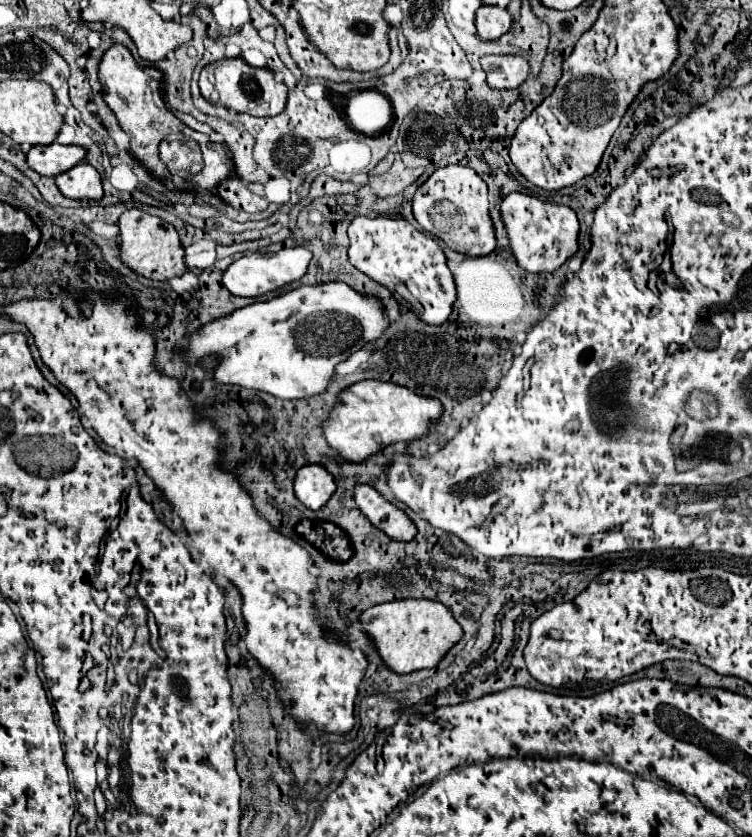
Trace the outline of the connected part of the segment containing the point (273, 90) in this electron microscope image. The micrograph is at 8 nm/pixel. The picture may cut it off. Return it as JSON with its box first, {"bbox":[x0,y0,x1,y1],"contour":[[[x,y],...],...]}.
{"bbox":[199,57,287,117],"contour":[[[241,57],[223,59],[223,61],[215,61],[215,63],[207,65],[199,77],[199,89],[201,89],[201,95],[209,103],[223,105],[223,107],[235,109],[239,113],[249,113],[255,117],[275,117],[287,105],[285,83],[277,81],[269,69],[251,67]]]}

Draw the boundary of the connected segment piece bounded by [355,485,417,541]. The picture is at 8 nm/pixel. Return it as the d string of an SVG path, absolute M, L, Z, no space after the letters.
M357 485L355 501L359 509L369 517L369 521L387 533L395 541L411 541L417 535L415 523L409 515L397 509L391 501L387 501L375 487L371 485Z

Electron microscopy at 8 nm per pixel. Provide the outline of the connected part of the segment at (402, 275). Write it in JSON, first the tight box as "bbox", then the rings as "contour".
{"bbox":[349,217,455,325],"contour":[[[355,217],[349,225],[349,261],[361,273],[385,285],[401,303],[405,303],[419,319],[429,325],[441,325],[451,315],[451,307],[455,303],[455,281],[447,267],[447,257],[438,242],[429,234],[415,229],[405,219],[389,219],[389,217]]]}

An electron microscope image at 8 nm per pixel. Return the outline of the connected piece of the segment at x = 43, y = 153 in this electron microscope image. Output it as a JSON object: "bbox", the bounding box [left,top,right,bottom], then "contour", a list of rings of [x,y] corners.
{"bbox":[27,143,87,177],"contour":[[[59,143],[35,145],[27,153],[27,163],[39,175],[57,177],[65,173],[67,169],[79,165],[85,159],[85,155],[87,155],[87,149],[79,145],[67,145],[67,147]]]}

